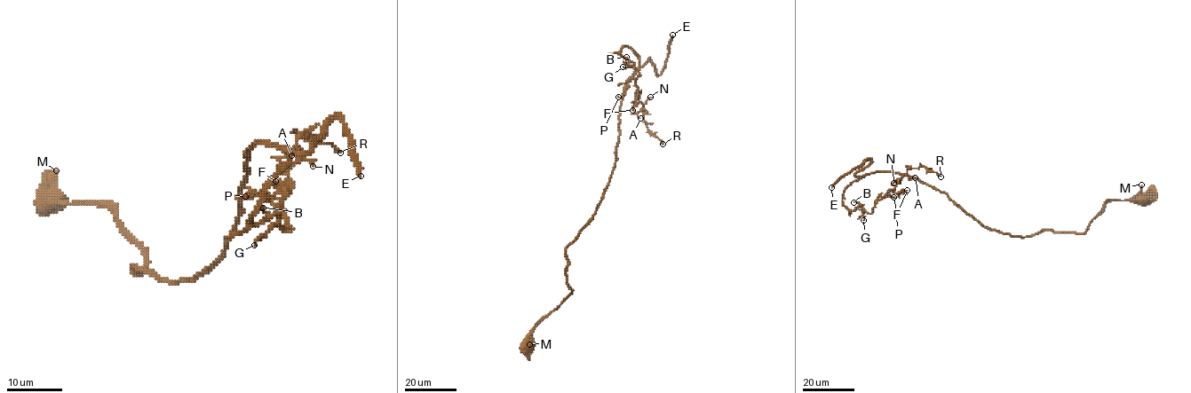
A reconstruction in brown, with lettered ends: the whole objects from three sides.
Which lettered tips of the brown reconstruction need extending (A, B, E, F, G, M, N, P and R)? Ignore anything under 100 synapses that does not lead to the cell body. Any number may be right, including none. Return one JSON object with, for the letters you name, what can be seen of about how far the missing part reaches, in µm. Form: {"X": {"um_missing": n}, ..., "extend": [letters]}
{"E": {"um_missing": 80}, "extend": ["E"]}

